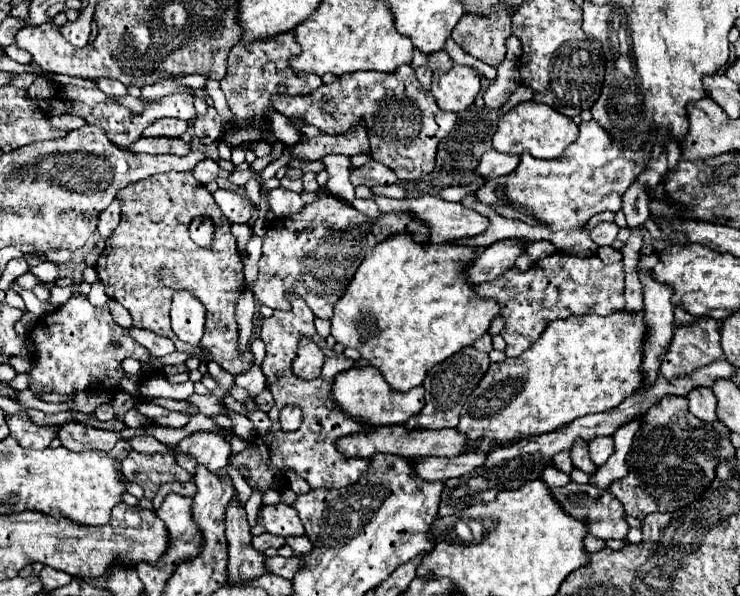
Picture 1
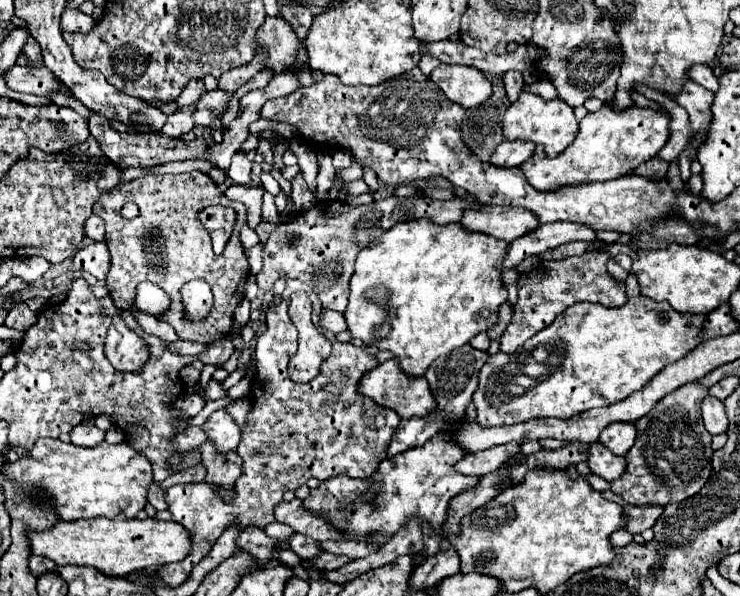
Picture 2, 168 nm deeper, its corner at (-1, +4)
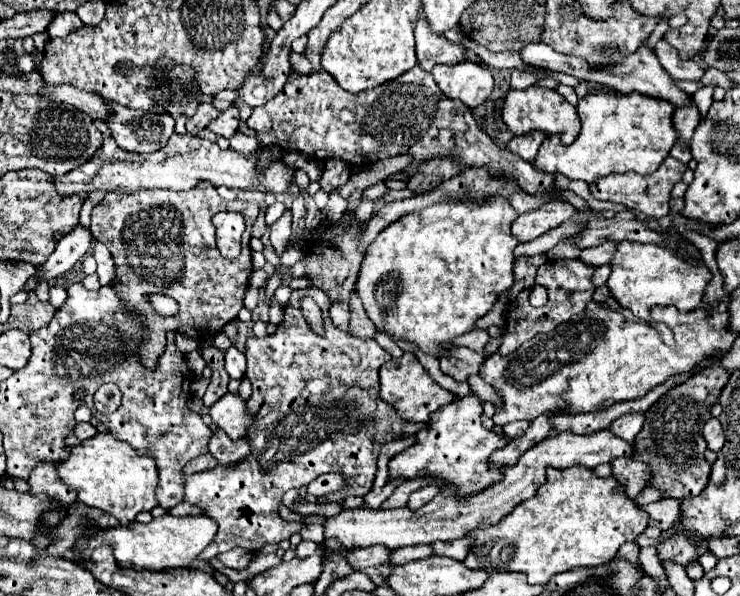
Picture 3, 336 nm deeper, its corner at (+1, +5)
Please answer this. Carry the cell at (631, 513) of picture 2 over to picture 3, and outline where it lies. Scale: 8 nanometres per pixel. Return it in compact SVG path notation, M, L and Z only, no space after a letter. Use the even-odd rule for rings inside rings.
M663 498L639 508L649 514L649 526L655 528L671 528L679 520L679 500L675 498Z

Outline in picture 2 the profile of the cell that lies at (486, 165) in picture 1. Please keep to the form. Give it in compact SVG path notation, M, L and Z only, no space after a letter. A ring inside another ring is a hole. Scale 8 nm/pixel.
M503 141L491 155L491 163L497 163L497 167L519 167L521 163L529 161L533 155L535 155L533 143Z

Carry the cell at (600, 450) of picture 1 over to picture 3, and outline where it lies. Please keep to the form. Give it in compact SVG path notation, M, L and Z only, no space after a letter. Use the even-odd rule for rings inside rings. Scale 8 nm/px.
M625 414L623 418L617 418L609 426L609 430L615 436L619 436L619 438L623 438L627 442L633 442L635 440L635 434L639 434L639 430L643 426L643 418L645 418L643 414Z

